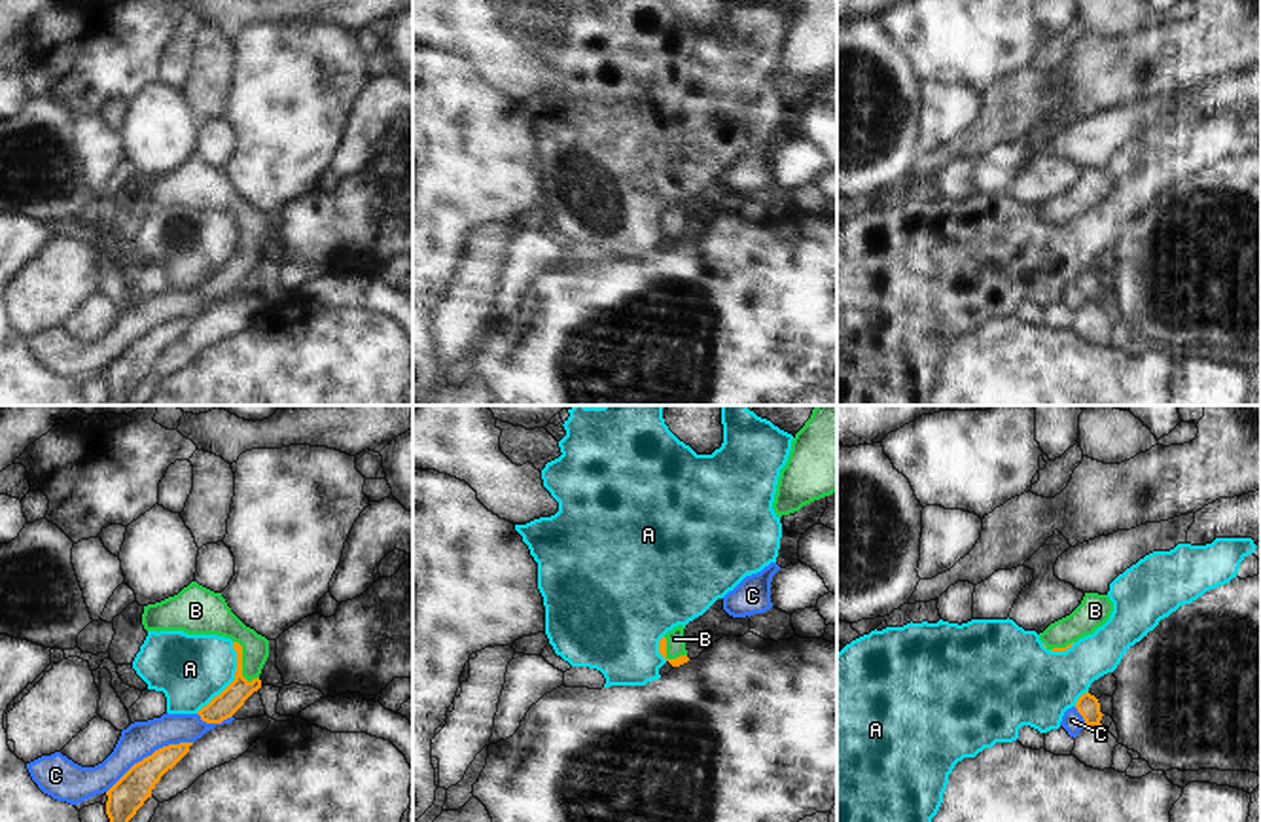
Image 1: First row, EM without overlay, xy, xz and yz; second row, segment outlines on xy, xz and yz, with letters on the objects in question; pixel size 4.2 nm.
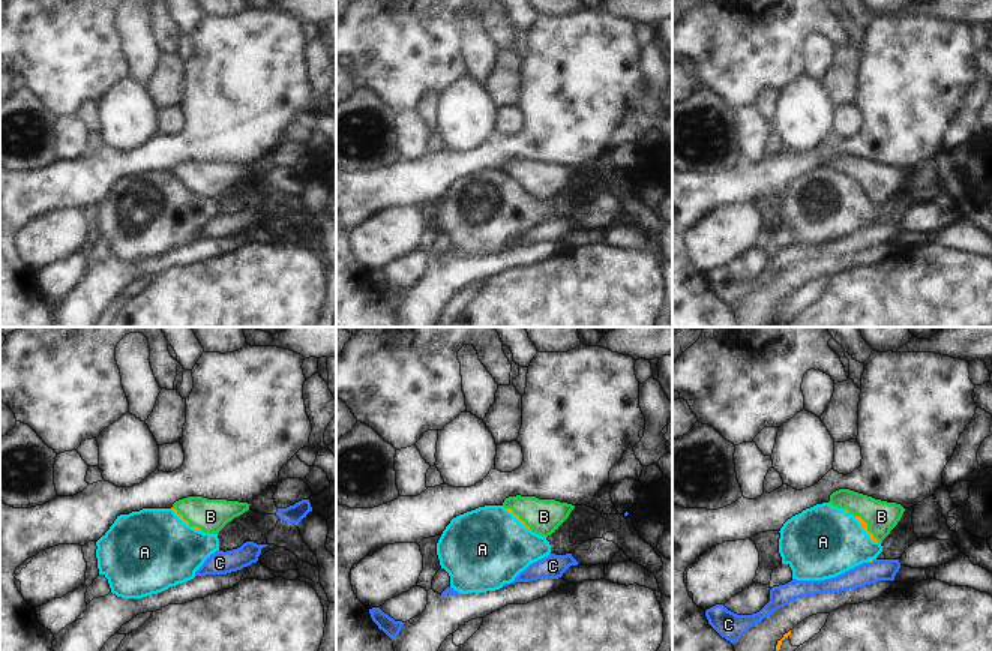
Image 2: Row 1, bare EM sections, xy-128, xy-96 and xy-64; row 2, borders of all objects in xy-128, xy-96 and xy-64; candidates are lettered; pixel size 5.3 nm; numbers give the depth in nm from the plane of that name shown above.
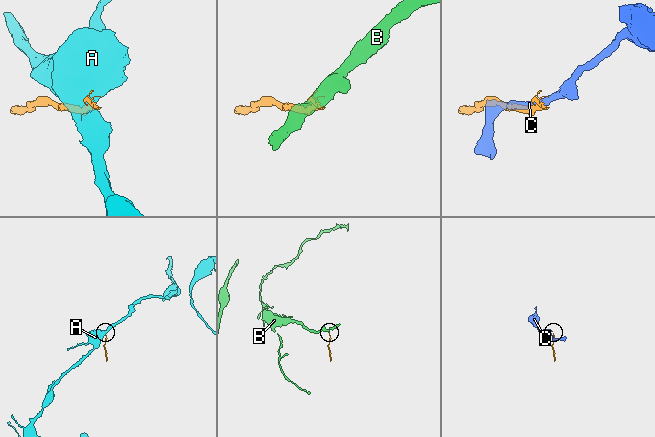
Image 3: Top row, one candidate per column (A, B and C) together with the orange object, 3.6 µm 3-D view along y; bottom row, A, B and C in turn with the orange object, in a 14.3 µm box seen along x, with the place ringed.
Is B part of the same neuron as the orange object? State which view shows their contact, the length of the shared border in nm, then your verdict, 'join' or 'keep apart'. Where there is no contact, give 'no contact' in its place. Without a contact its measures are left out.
xy | 200 nm | join

